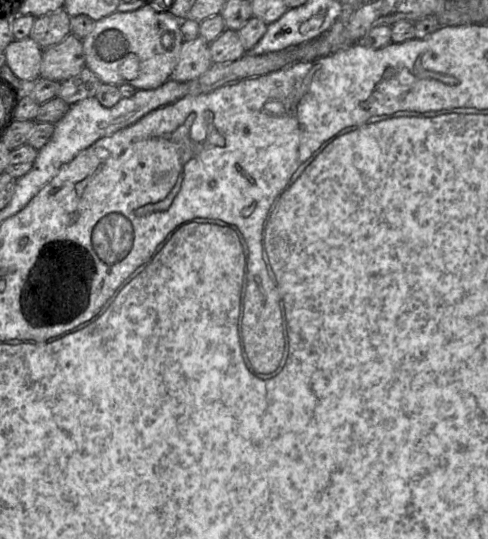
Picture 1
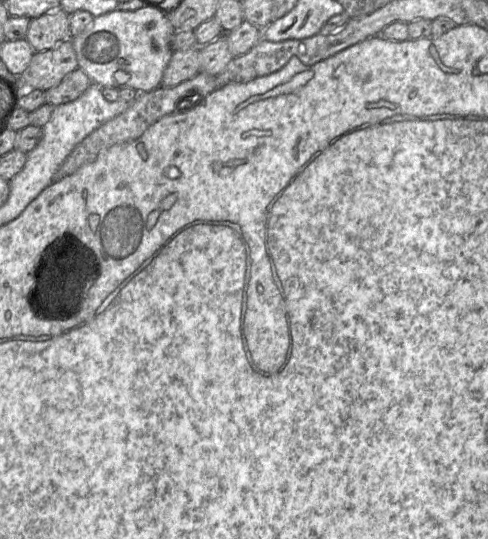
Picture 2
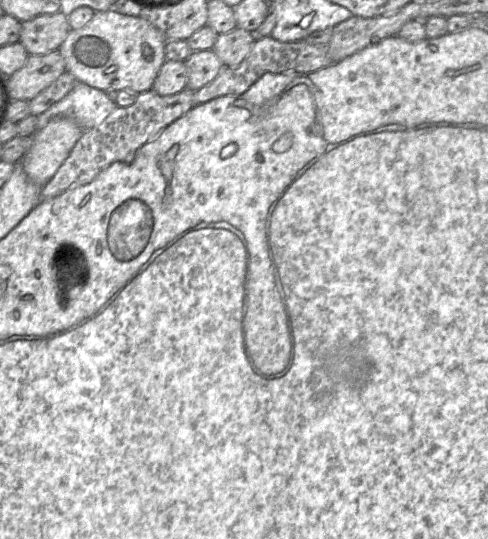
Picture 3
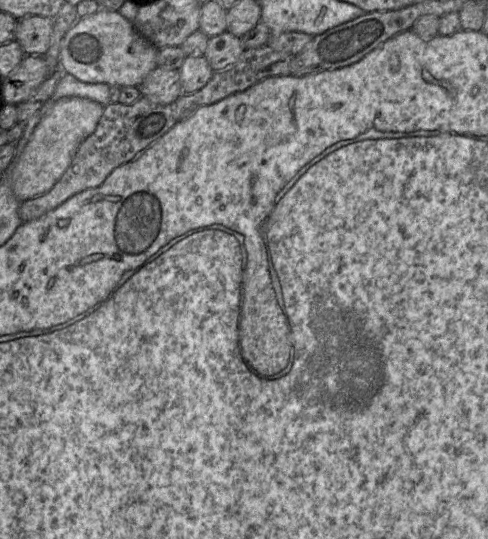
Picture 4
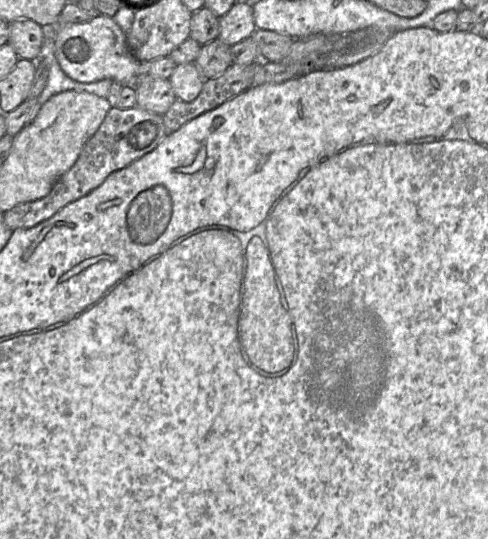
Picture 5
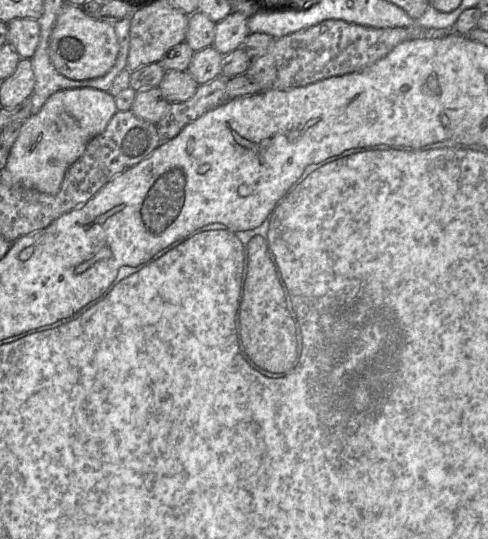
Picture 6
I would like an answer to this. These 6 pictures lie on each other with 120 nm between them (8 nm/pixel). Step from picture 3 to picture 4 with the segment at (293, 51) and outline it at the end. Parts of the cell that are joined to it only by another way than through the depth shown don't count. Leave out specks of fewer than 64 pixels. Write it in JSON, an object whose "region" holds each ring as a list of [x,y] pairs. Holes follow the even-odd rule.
{"region":[[[269,45],[245,49],[234,64],[223,70],[214,71],[212,77],[203,88],[191,94],[182,93],[171,104],[173,105],[173,114],[176,120],[183,120],[192,115],[198,108],[218,102],[236,92],[244,91],[265,78],[290,75],[292,57],[286,53],[274,50]]]}

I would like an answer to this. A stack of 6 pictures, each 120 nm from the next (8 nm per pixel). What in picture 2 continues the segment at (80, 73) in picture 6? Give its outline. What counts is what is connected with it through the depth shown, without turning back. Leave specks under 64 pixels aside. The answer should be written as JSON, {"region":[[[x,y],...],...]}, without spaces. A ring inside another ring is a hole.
{"region":[[[144,6],[135,11],[113,10],[94,17],[92,23],[83,32],[71,39],[78,67],[88,75],[93,84],[117,89],[133,88],[138,93],[145,93],[161,86],[163,73],[174,53],[175,32],[164,11]]]}

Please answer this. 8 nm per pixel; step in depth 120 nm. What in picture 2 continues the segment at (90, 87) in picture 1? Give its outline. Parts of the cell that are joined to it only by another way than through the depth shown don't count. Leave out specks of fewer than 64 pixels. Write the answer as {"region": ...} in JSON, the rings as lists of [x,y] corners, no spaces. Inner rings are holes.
{"region":[[[79,67],[68,73],[55,87],[45,91],[47,104],[58,106],[74,101],[92,84],[88,75]]]}

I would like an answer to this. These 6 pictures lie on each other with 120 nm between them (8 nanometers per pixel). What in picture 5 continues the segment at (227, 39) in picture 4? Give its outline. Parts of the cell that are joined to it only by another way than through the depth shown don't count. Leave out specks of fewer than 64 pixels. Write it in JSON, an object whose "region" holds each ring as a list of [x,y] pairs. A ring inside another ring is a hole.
{"region":[[[217,38],[201,46],[195,63],[205,79],[220,75],[232,64],[231,46],[221,39]]]}

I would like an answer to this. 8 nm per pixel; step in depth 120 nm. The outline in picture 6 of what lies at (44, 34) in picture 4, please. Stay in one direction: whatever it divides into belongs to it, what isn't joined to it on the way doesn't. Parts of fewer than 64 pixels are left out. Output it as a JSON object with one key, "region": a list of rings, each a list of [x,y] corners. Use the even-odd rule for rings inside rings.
{"region":[[[16,18],[8,23],[8,43],[21,58],[31,59],[40,41],[40,24],[32,18]]]}

